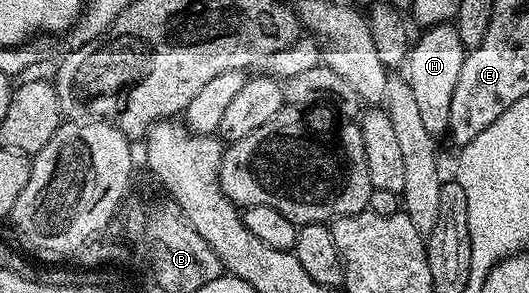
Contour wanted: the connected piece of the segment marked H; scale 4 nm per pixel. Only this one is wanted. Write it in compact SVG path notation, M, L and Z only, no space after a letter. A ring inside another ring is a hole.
M453 22L438 23L435 27L425 28L422 36L413 40L404 64L404 78L412 89L417 102L418 112L428 133L435 137L445 136L448 132L448 113L452 110L452 93L456 90L456 80L460 68L464 66L467 48L460 41L460 33Z

